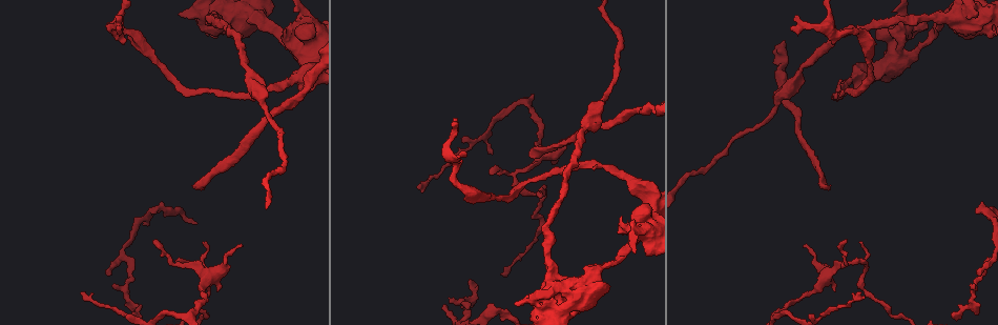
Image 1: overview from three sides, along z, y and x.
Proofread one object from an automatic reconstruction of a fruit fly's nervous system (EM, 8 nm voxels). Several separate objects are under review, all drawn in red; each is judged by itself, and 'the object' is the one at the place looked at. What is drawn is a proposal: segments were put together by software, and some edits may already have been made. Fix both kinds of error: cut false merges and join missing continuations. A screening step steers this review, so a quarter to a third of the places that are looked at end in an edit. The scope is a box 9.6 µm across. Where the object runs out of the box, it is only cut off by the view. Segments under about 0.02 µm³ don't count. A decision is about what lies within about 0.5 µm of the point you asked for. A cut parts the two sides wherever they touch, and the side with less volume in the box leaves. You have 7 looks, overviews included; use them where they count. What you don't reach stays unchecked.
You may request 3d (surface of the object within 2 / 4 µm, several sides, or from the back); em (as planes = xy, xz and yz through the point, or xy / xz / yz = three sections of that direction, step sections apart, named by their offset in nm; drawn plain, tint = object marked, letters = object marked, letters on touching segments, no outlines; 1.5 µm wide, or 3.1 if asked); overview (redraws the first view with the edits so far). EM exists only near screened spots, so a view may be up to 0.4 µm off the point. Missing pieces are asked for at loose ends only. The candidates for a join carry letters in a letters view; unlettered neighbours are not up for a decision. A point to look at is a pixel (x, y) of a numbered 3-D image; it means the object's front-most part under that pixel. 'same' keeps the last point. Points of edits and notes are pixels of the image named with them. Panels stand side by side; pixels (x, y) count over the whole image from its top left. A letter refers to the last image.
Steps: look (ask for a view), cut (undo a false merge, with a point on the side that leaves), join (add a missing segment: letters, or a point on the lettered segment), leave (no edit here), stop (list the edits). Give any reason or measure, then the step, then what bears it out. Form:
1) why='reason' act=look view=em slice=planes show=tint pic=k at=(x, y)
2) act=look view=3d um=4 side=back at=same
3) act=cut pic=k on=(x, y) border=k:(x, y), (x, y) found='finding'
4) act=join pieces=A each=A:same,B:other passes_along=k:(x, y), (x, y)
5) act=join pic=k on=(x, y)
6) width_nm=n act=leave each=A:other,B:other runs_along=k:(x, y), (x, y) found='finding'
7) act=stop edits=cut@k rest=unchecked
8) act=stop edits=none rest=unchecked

why='thin end' act=look view=3d um=4 pic=1 at=(845, 241)

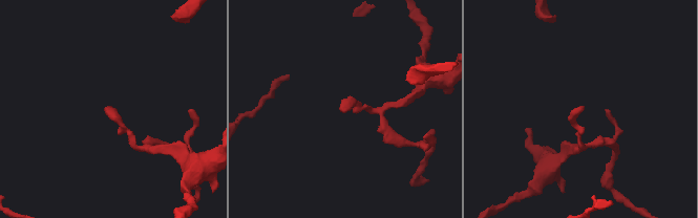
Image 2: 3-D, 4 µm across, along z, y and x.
act=look view=em slice=planes show=letters pic=2 at=(582, 106)

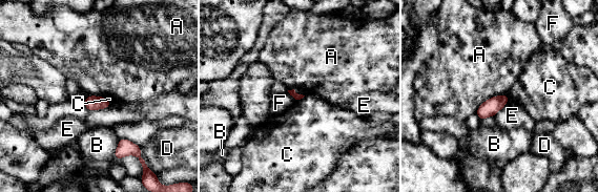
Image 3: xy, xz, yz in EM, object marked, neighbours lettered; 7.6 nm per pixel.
act=leave each=A:other,B:other,C:other,D:other,E:other,F:other border=3:(506, 93), (487, 99), (475, 112) found='no lettered segment goes on from it'

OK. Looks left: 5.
act=look view=em slice=xy step=4 show=letters pic=1 at=(830, 187)

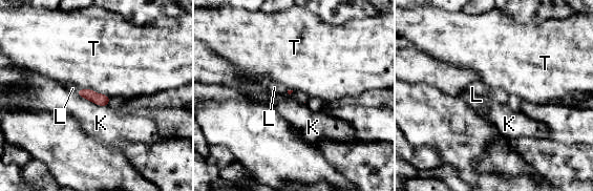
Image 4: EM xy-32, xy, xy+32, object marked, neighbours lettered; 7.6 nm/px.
why='another direction' act=look view=em slice=planes show=letters at=same

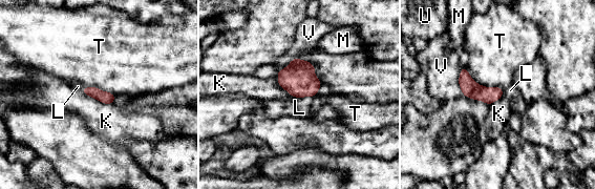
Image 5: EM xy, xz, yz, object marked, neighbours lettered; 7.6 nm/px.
longest_contact=T:340nm act=join pic=5 on=(299, 107) each=K:other,L:same,M:other,T:other,U:other,V:other passes_along=5:(298, 78), (302, 97), (299, 107) found='it goes on there'

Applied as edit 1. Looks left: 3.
why='thin neck' act=look view=3d um=4 pic=1 at=(933, 35)

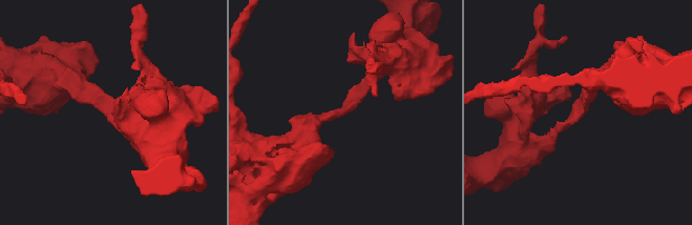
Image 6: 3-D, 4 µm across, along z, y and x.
arm_widths_nm=200,220 act=look view=em slice=planes show=letters pic=6 at=(577, 110)

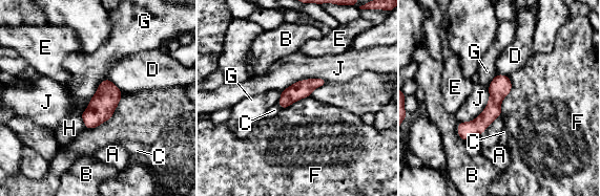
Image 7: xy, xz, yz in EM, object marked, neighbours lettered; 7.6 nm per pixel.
longest_contact=J:340nm act=leave each=A:other,B:other,C:other,D:other,E:other,F:other,G:other,H:other,J:other border=7:(509, 77), (511, 91), (500, 115) found='one cell here'

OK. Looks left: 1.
act=stop edits=join@5 rest=unchecked

